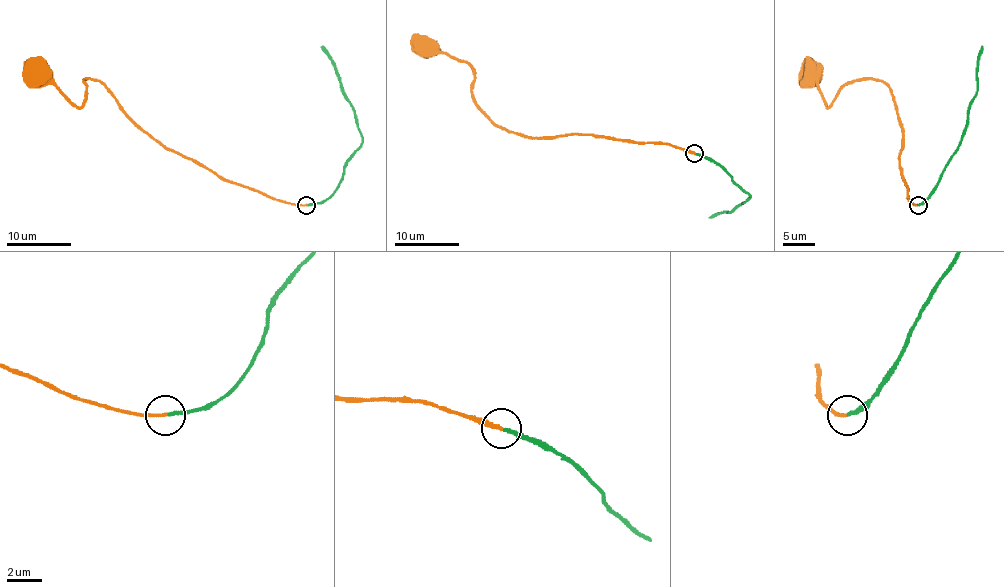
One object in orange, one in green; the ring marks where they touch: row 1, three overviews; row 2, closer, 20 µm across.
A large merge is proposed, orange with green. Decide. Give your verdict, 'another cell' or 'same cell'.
same cell

